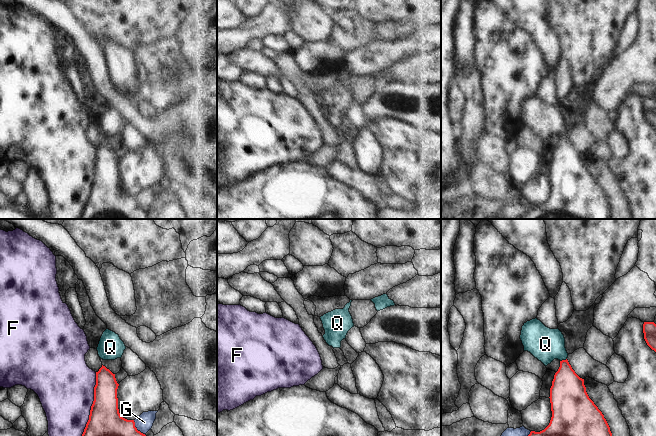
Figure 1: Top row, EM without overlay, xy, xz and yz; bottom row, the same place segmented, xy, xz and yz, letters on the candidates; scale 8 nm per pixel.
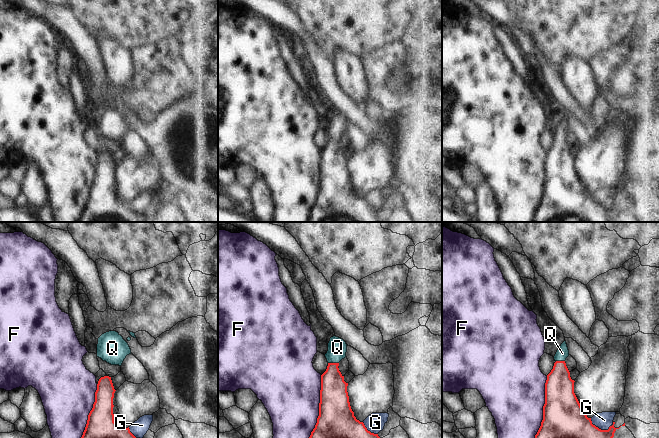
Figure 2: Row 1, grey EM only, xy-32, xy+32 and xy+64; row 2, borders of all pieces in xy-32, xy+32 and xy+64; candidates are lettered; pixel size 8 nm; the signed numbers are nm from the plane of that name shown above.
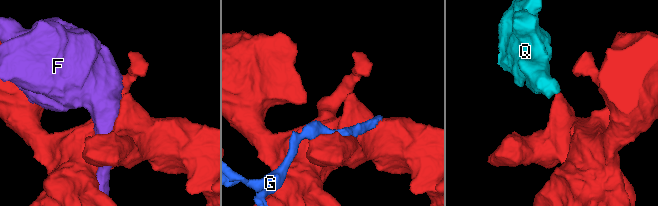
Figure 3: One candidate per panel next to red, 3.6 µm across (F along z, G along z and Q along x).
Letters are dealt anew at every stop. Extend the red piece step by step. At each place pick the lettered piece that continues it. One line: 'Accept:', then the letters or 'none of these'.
Accept: Q

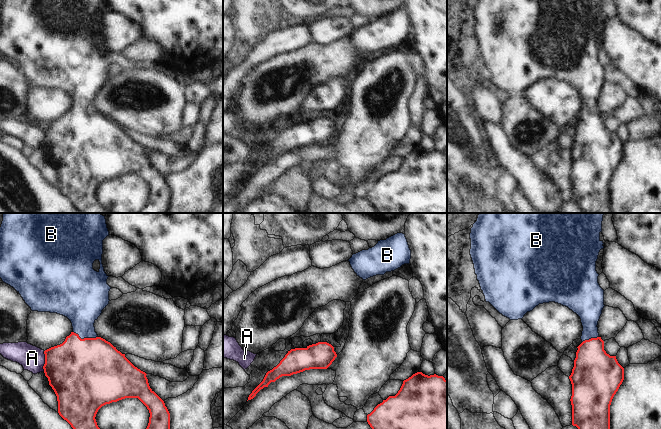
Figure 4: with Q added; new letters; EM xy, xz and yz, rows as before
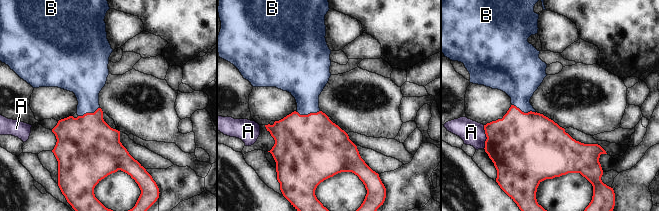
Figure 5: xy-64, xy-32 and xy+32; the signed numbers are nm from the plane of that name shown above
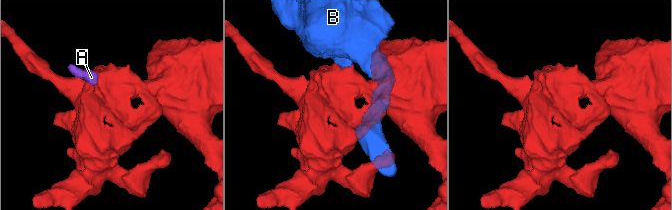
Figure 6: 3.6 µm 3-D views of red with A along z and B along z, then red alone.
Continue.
Accept: B

